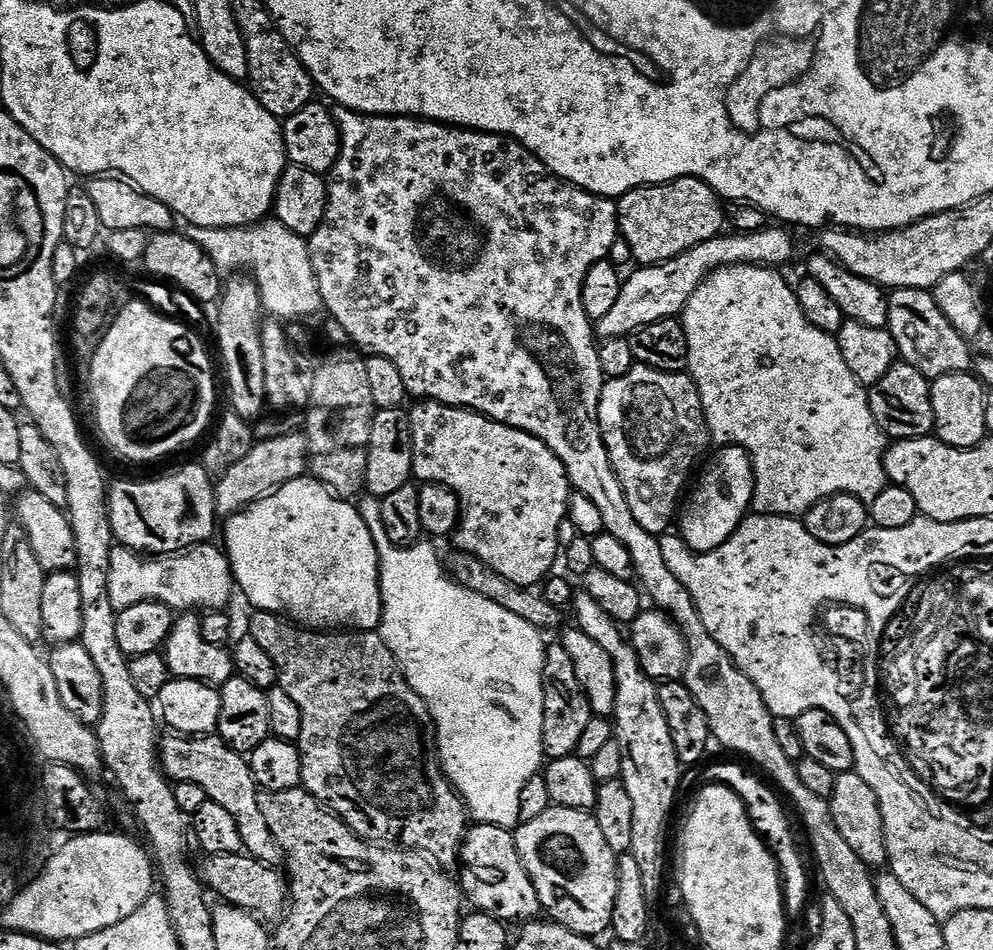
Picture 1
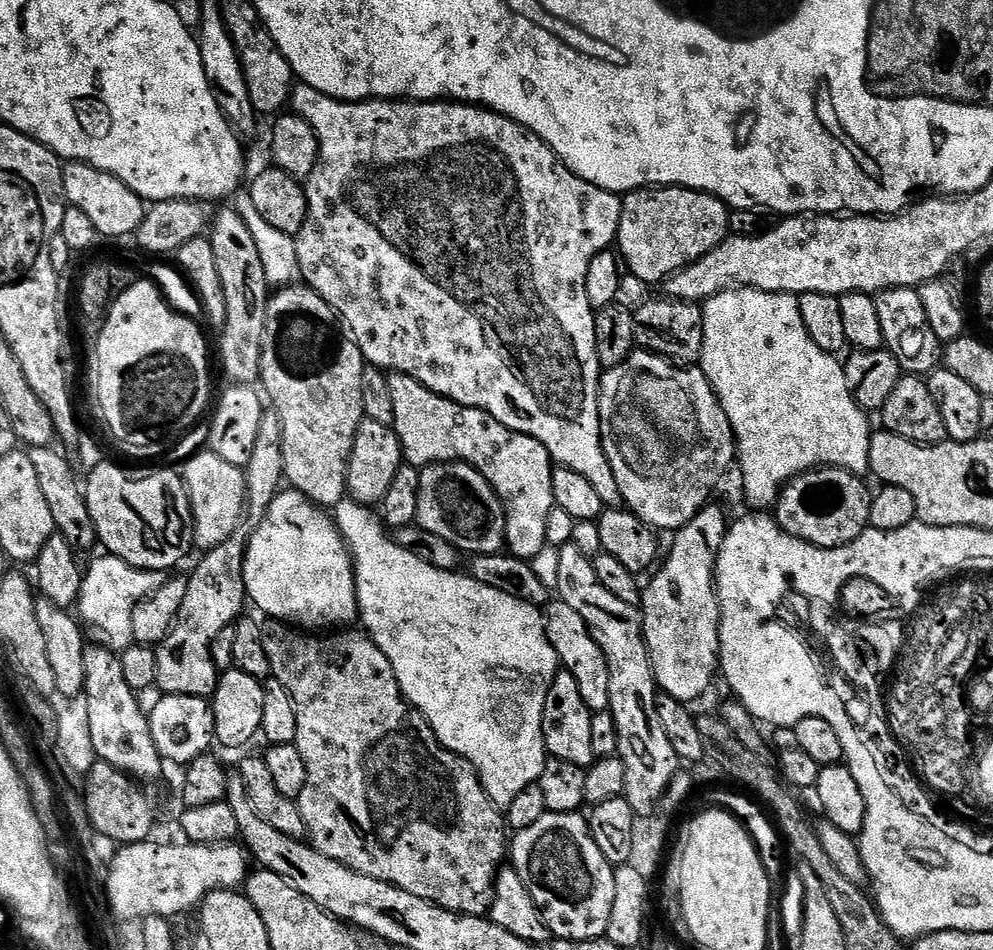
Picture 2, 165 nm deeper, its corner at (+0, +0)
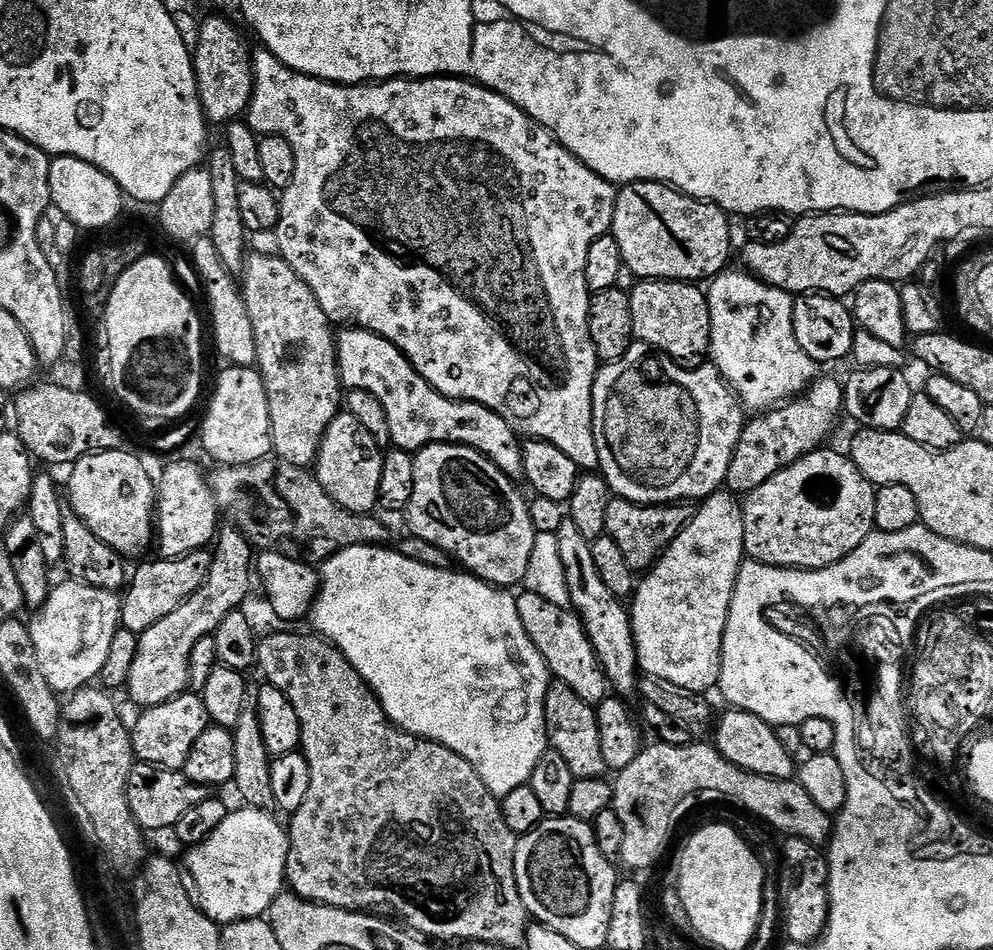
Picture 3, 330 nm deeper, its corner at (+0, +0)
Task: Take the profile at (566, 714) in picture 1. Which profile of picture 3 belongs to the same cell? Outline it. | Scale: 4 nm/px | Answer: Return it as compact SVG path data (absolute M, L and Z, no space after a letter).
M552 682L548 685L548 698L544 709L548 719L548 739L551 751L562 754L562 758L566 758L577 780L603 777L609 769L602 758L602 738L598 728L596 708L582 698L578 698L578 694L570 690L570 686Z

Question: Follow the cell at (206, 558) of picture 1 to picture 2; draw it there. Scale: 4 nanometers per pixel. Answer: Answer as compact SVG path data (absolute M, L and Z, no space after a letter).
M100 554L89 568L87 565L84 572L78 601L79 619L85 625L88 623L105 640L101 641L109 649L123 650L133 643L132 615L138 602L142 602L147 596L153 596L164 584L165 579L163 572L143 572L140 568L118 559L117 556Z

